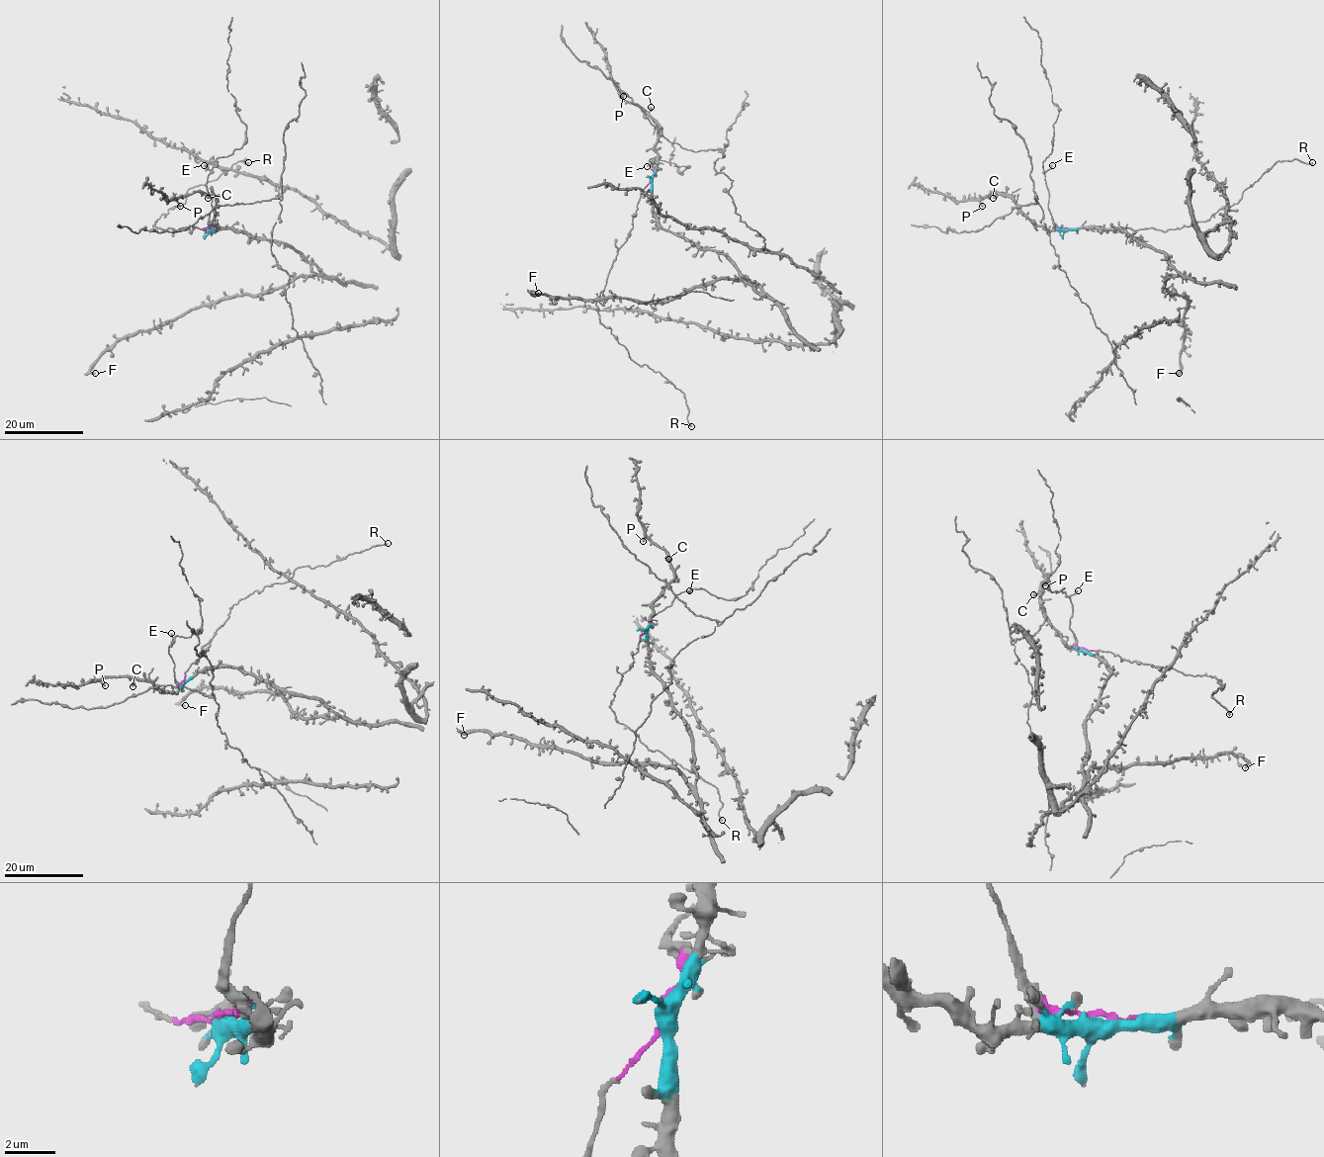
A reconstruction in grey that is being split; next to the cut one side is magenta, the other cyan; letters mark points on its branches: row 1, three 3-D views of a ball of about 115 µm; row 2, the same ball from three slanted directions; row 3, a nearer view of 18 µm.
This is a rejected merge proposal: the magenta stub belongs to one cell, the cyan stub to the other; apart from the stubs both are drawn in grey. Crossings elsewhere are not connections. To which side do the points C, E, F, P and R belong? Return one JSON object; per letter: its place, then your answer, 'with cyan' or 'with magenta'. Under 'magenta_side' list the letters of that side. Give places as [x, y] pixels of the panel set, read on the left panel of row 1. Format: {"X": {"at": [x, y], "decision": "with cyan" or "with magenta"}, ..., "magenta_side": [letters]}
{"C": {"at": [208, 198], "decision": "with cyan"}, "E": {"at": [204, 165], "decision": "with magenta"}, "F": {"at": [95, 373], "decision": "with cyan"}, "P": {"at": [180, 206], "decision": "with cyan"}, "R": {"at": [248, 162], "decision": "with magenta"}, "magenta_side": ["E", "R"]}

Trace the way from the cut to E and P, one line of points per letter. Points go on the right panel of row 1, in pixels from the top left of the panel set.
E: (1066, 228), (1054, 222), (1048, 209), (1045, 173), (1052, 165)
P: (1066, 229), (1043, 229), (1009, 197), (993, 192), (981, 201), (982, 207)

